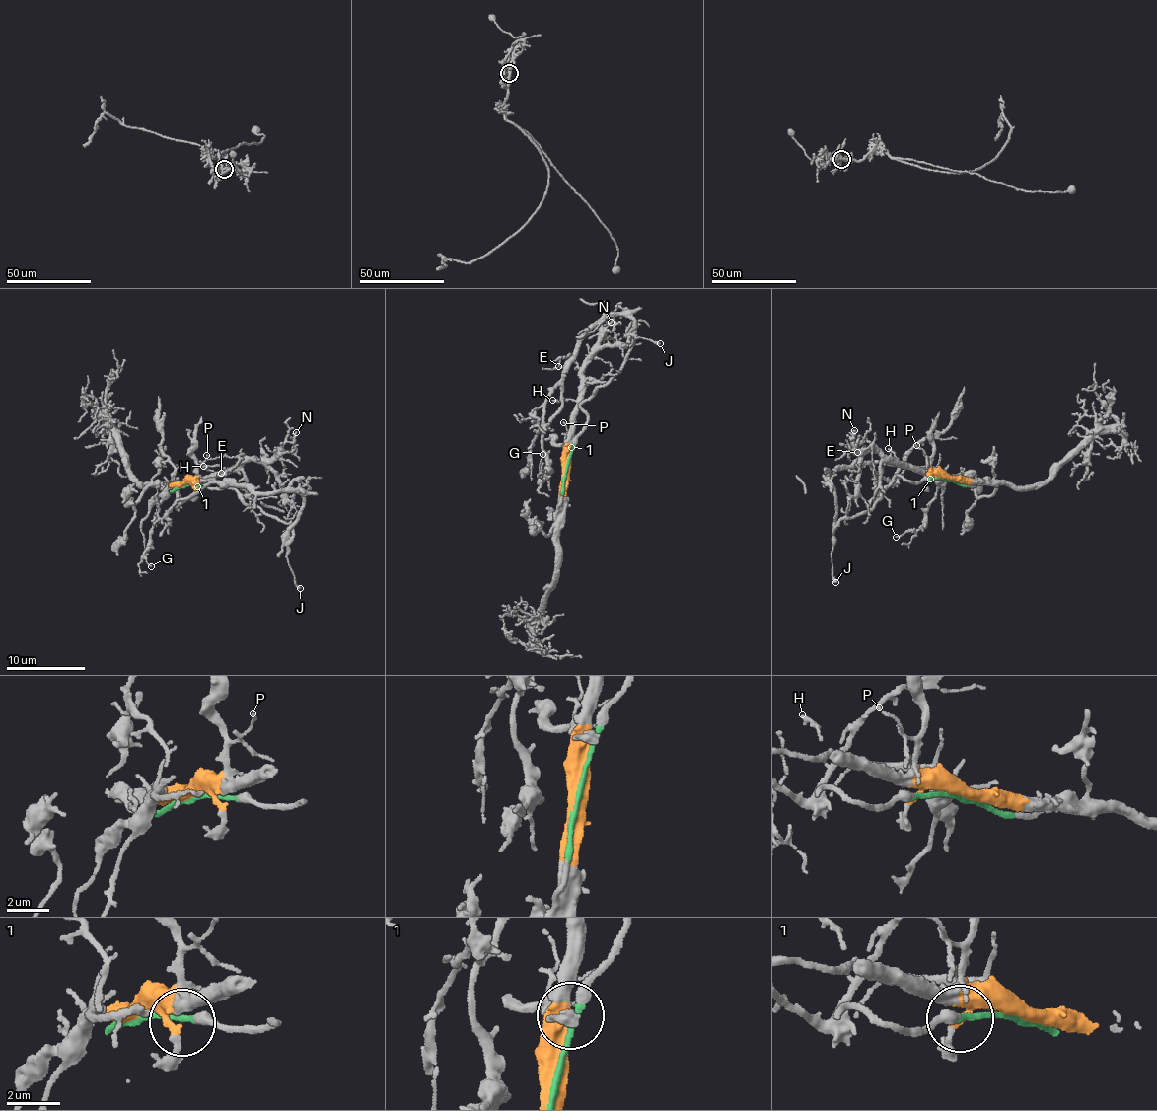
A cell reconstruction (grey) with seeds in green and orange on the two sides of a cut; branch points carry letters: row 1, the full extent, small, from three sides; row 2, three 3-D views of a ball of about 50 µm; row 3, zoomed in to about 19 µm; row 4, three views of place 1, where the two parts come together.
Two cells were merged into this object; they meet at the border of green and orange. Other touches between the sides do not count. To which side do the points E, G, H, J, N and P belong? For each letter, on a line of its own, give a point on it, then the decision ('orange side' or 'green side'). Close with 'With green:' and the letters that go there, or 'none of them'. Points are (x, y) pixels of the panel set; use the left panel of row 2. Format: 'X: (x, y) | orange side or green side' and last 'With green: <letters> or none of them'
E: (221, 473) | orange side
G: (151, 566) | green side
H: (203, 466) | orange side
J: (300, 588) | green side
N: (296, 432) | orange side
P: (206, 455) | orange side
With green: G, J

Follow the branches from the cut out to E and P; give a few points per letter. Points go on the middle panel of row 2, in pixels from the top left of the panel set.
E: (567, 470), (568, 441), (576, 409), (580, 368), (569, 354), (560, 357), (558, 366)
P: (567, 470), (563, 444), (567, 431), (562, 422)

